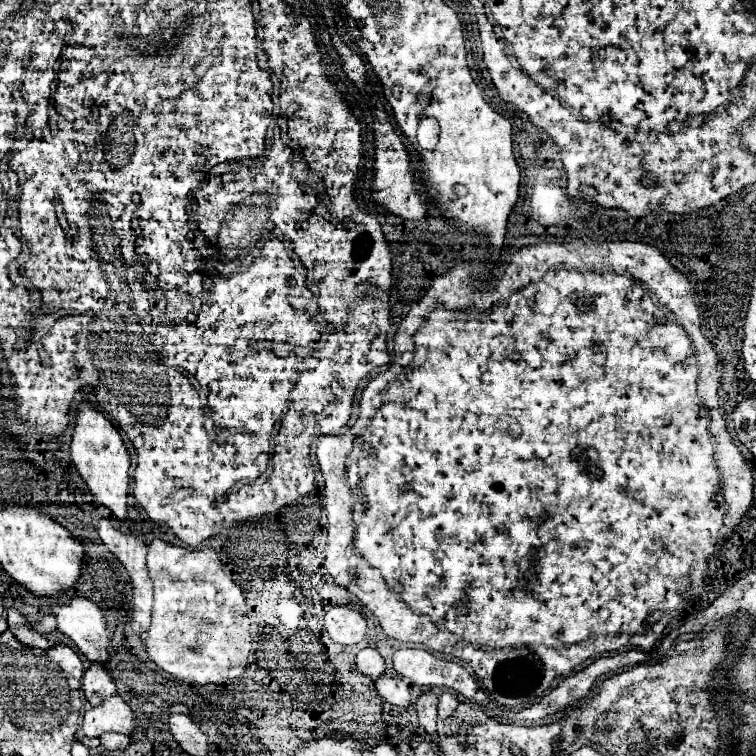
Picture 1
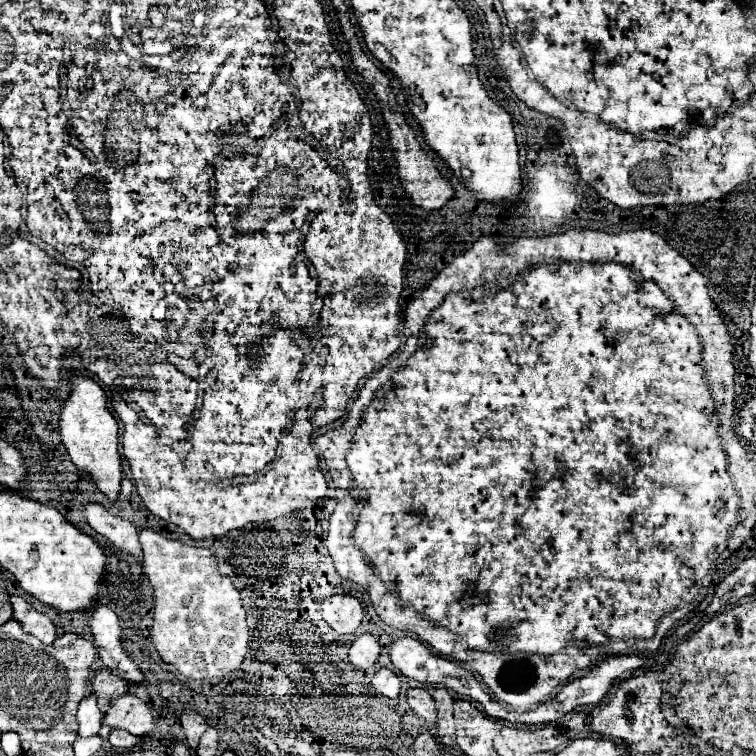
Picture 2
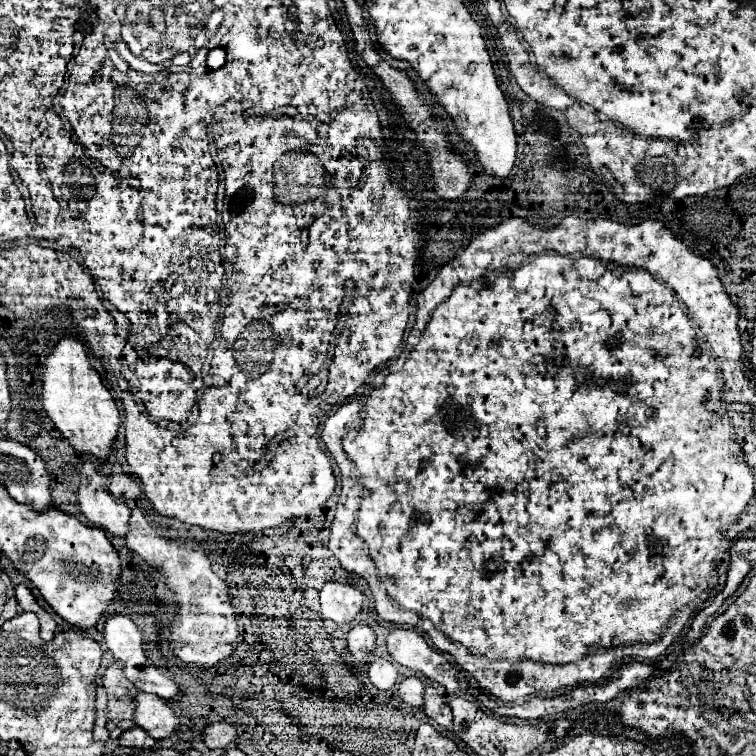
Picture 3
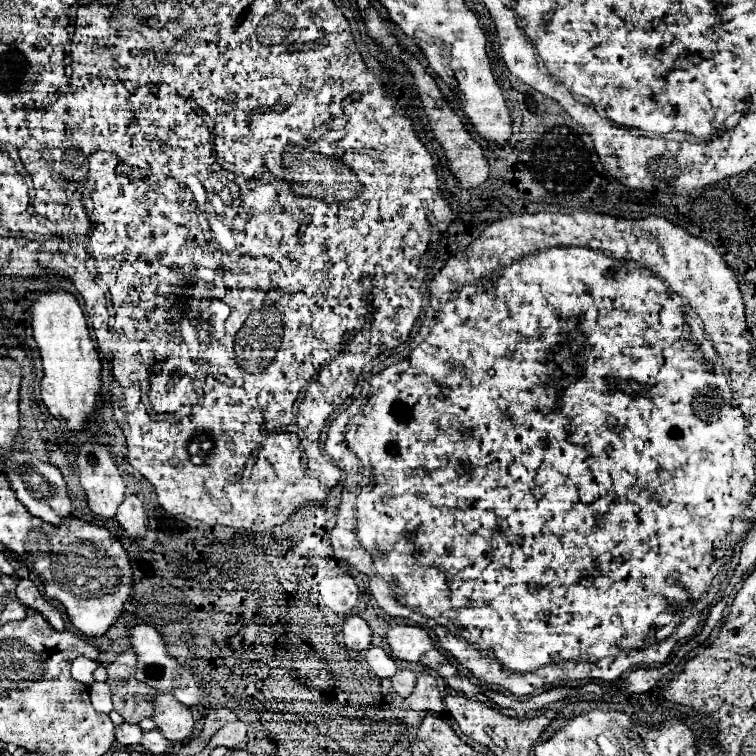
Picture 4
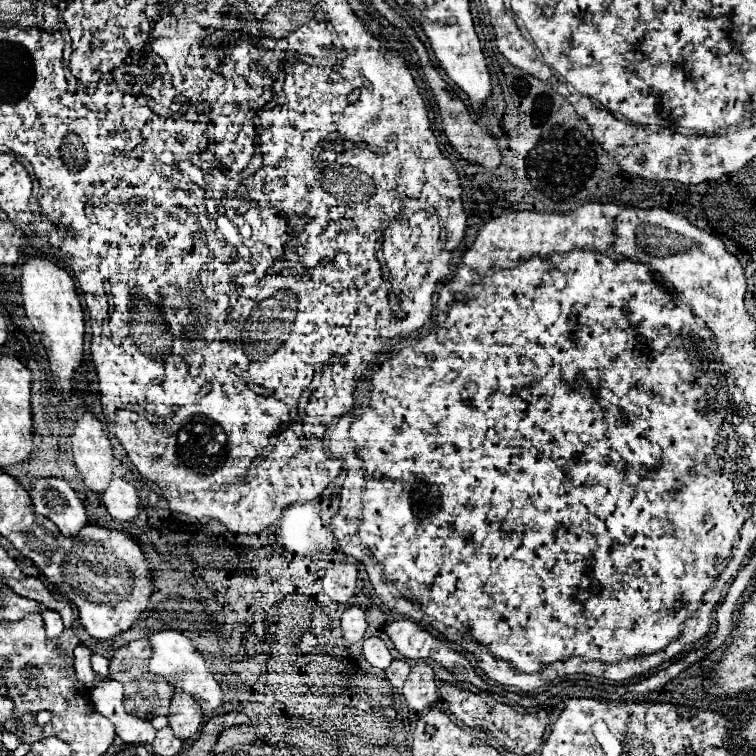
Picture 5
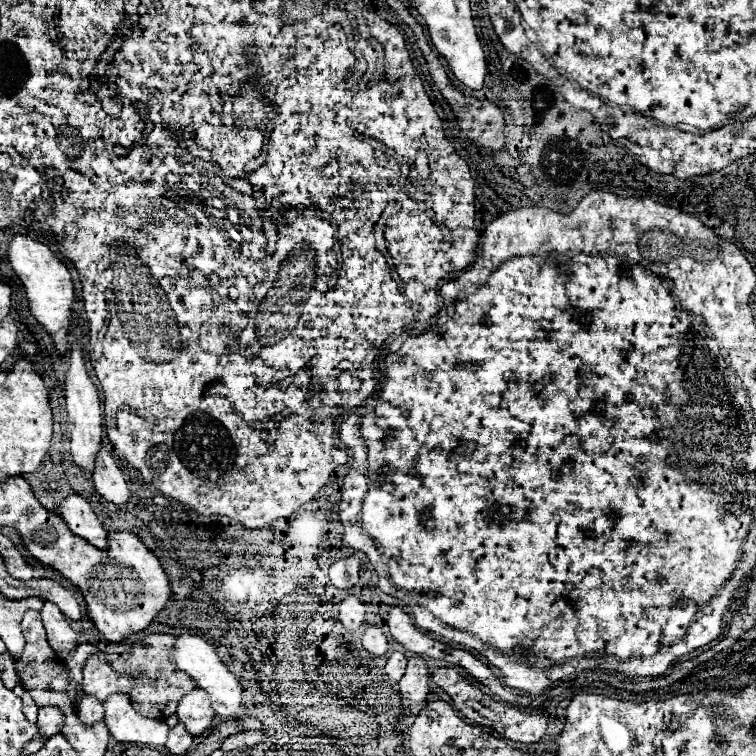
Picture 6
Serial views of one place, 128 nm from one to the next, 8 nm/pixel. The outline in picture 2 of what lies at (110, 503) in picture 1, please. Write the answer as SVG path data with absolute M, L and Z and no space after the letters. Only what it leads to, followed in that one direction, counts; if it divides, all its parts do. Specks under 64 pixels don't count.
M68 370L66 382L70 386L70 396L62 402L62 408L58 412L58 422L60 422L58 430L60 430L62 442L70 454L70 460L80 470L90 474L98 490L104 492L110 502L116 502L120 492L122 466L120 466L120 454L118 454L118 422L108 408L108 398L96 380L84 378L74 370Z

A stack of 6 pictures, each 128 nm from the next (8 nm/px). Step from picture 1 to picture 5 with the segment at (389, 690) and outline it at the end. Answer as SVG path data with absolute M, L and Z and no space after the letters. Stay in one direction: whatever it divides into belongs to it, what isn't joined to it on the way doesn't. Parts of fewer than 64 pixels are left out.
M372 636L372 638L366 638L364 642L362 642L362 650L364 650L364 657L373 667L376 668L388 668L392 663L392 656L390 650L388 650L388 646L380 640L380 638L376 638L376 636Z

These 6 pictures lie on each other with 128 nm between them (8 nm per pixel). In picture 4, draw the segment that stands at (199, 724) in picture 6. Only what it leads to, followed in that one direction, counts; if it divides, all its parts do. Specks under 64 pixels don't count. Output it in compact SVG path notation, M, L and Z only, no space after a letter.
M156 694L154 716L164 738L170 742L184 742L194 730L194 716L188 706L180 704L172 694Z

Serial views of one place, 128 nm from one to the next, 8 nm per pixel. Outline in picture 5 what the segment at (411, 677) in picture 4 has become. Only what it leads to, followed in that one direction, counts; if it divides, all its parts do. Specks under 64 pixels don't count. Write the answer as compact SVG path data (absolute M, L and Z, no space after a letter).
M392 660L392 664L386 670L386 676L394 688L402 688L408 672L410 672L410 664L406 660Z

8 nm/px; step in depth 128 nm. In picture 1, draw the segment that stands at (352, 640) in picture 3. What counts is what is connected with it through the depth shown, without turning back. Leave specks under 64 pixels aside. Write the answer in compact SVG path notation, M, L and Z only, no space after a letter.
M364 646L358 654L356 654L356 666L358 666L358 670L362 672L362 674L366 674L366 676L370 676L370 678L380 678L380 676L384 676L384 668L386 668L386 664L384 664L384 658L380 656L380 652L376 650L376 648L372 648L372 646Z

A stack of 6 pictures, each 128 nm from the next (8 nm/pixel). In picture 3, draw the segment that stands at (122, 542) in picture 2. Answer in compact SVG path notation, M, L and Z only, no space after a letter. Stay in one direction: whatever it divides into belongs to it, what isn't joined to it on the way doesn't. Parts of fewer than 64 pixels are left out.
M84 462L80 468L80 492L78 492L78 502L80 502L80 510L84 512L84 516L94 524L104 528L110 534L116 536L124 536L128 532L128 516L130 516L130 508L126 506L126 502L122 498L116 498L110 490L108 490L108 482L110 476L100 474L94 462Z

